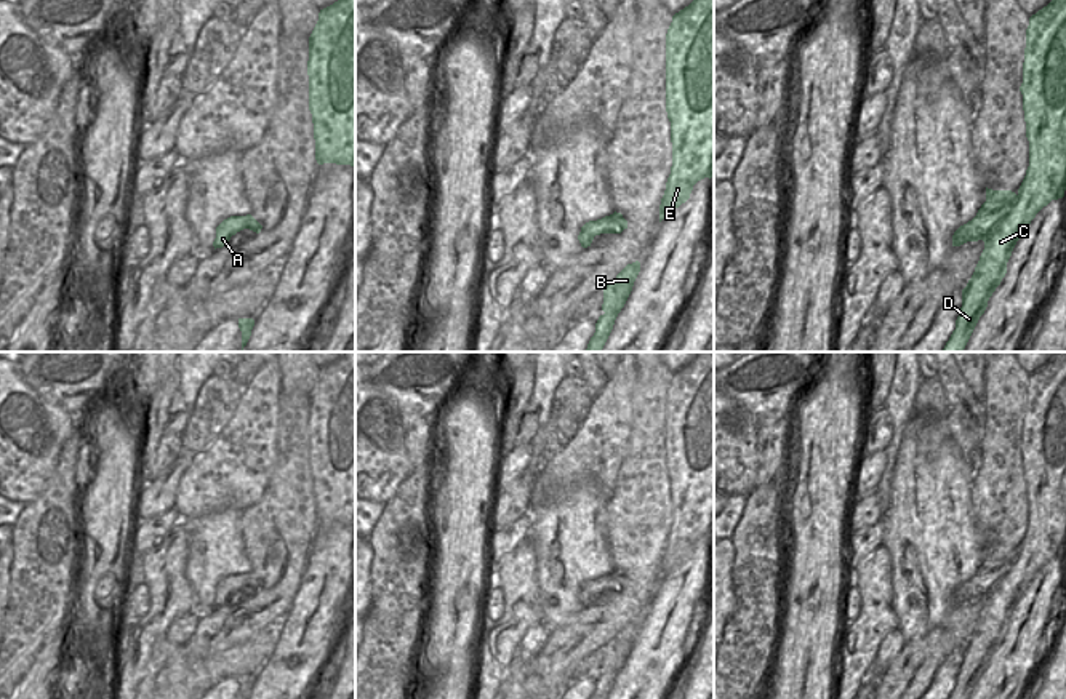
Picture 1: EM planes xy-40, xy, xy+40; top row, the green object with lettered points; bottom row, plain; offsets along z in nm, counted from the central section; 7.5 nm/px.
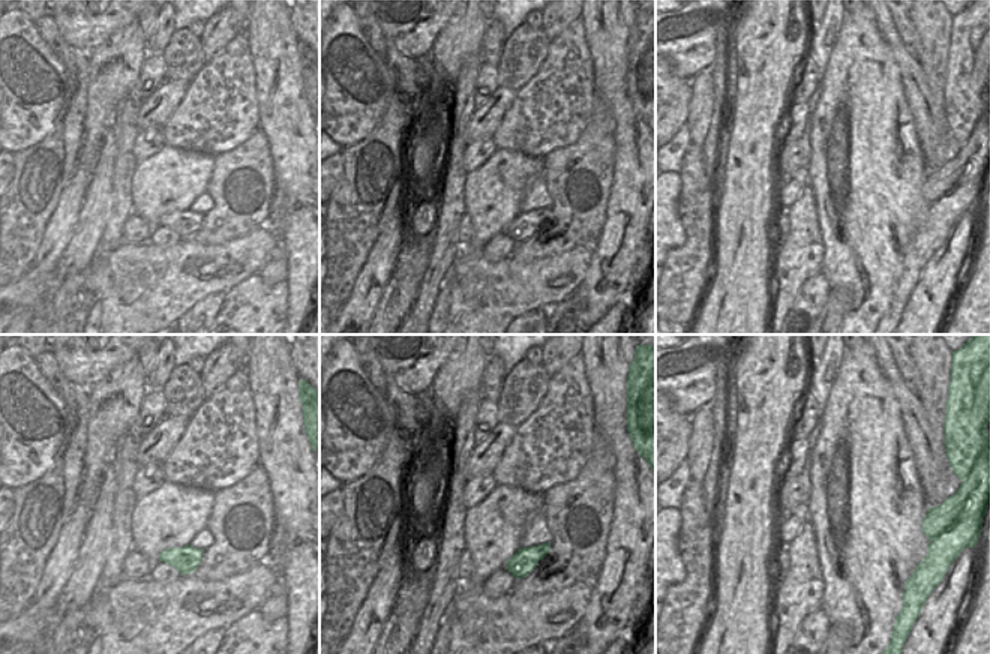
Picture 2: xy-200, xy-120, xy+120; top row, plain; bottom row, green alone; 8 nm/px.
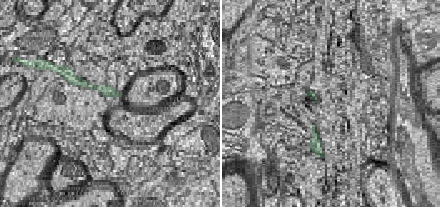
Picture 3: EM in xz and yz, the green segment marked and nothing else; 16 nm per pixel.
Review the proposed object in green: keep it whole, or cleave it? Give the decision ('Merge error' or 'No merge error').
No merge error

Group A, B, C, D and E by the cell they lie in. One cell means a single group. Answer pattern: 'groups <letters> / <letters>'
groups A B C D E

